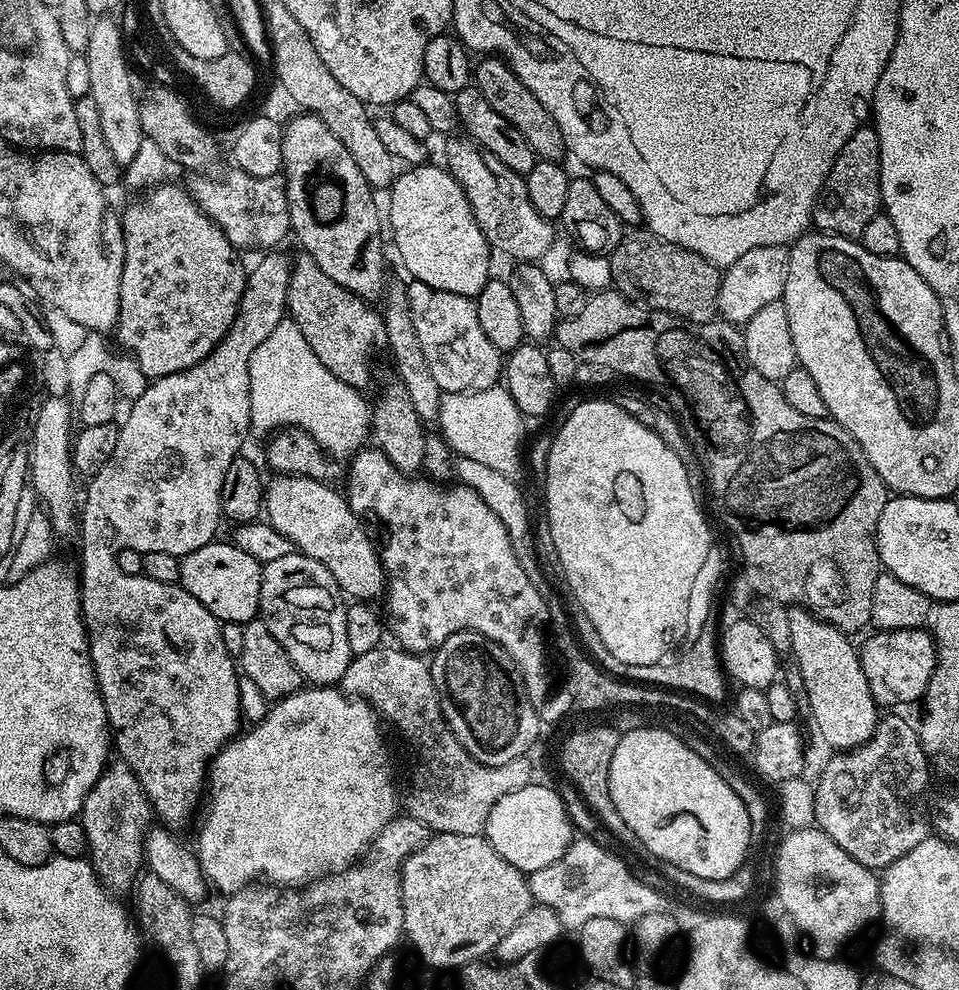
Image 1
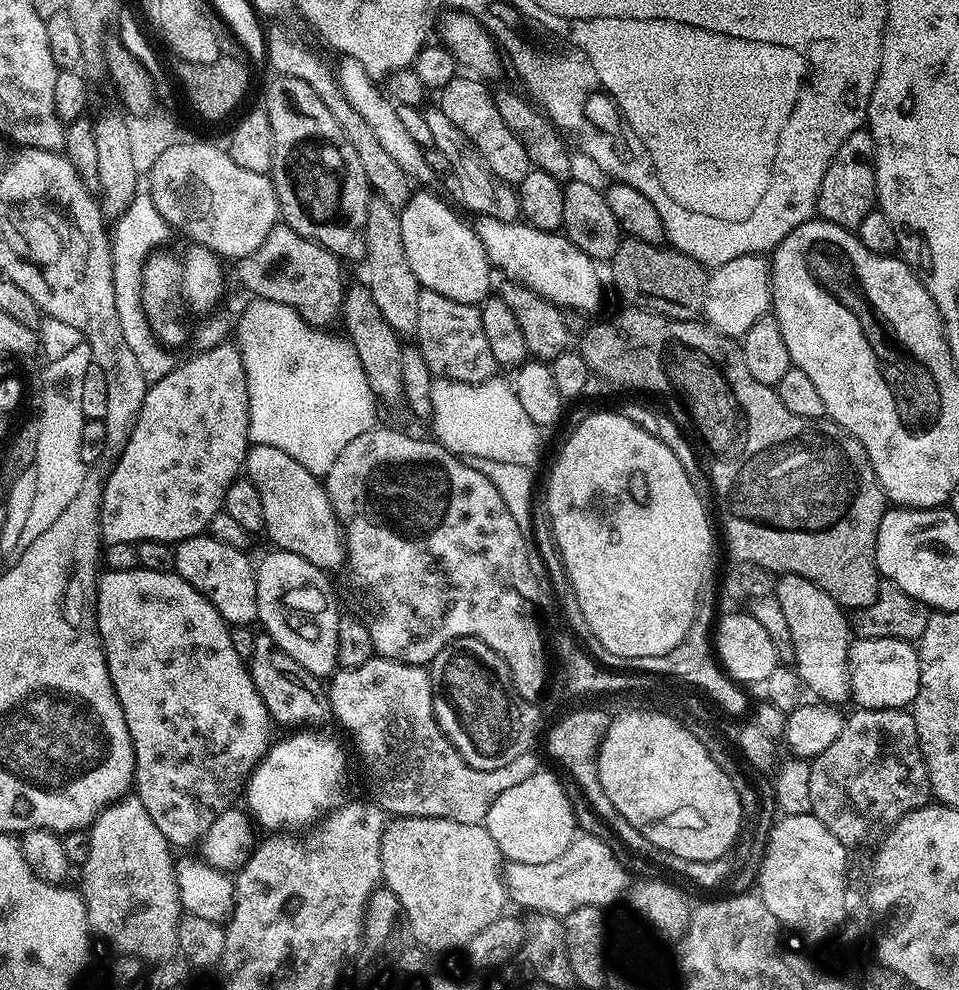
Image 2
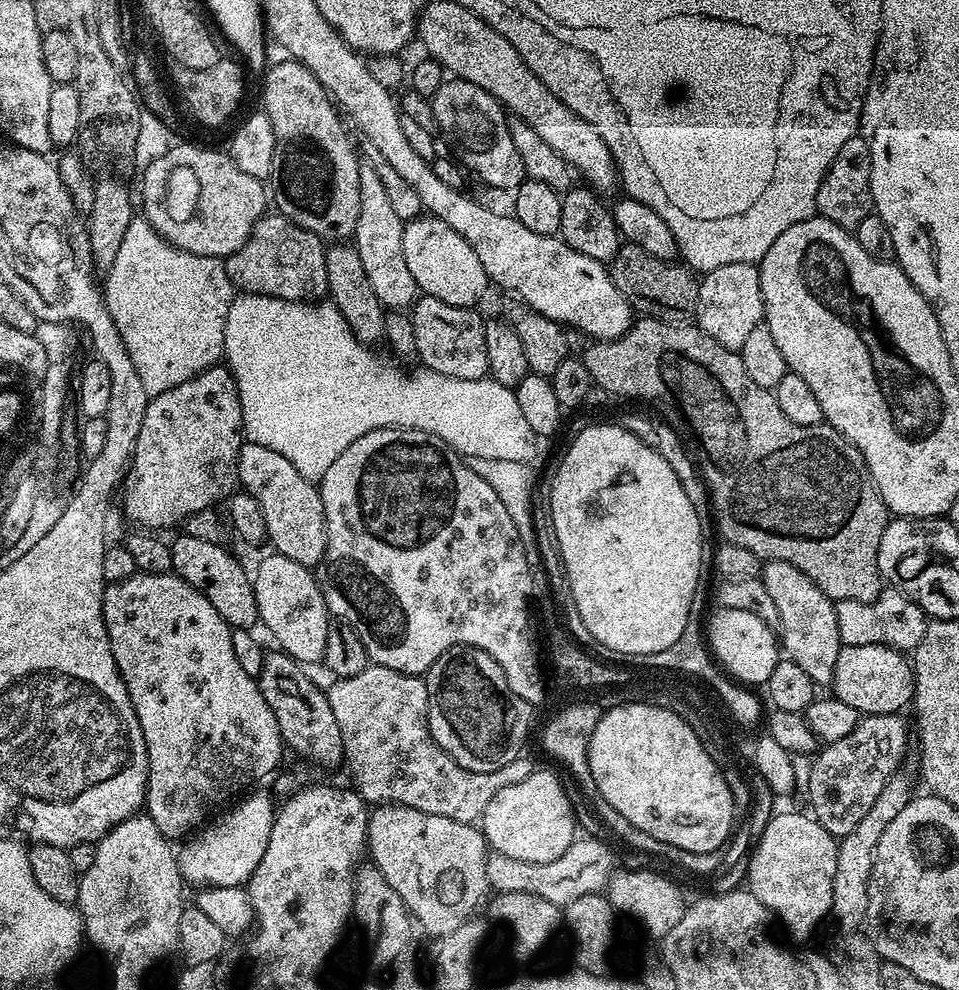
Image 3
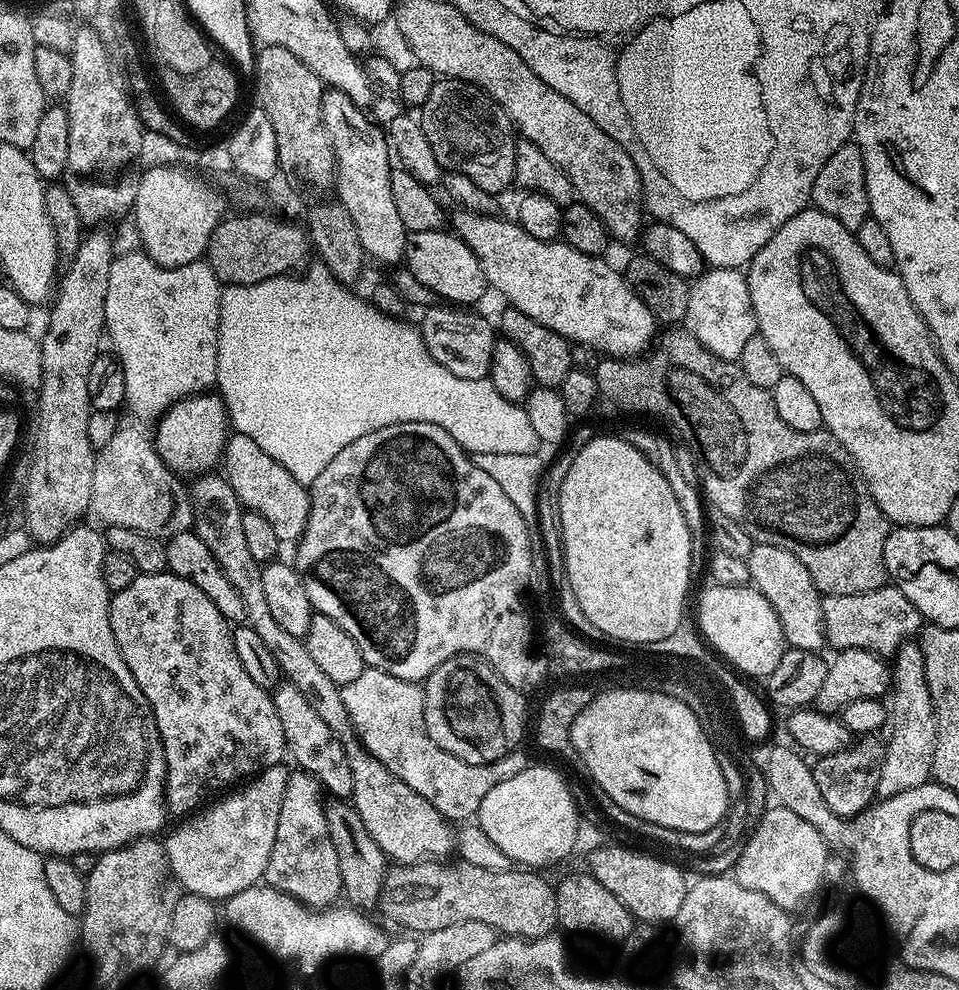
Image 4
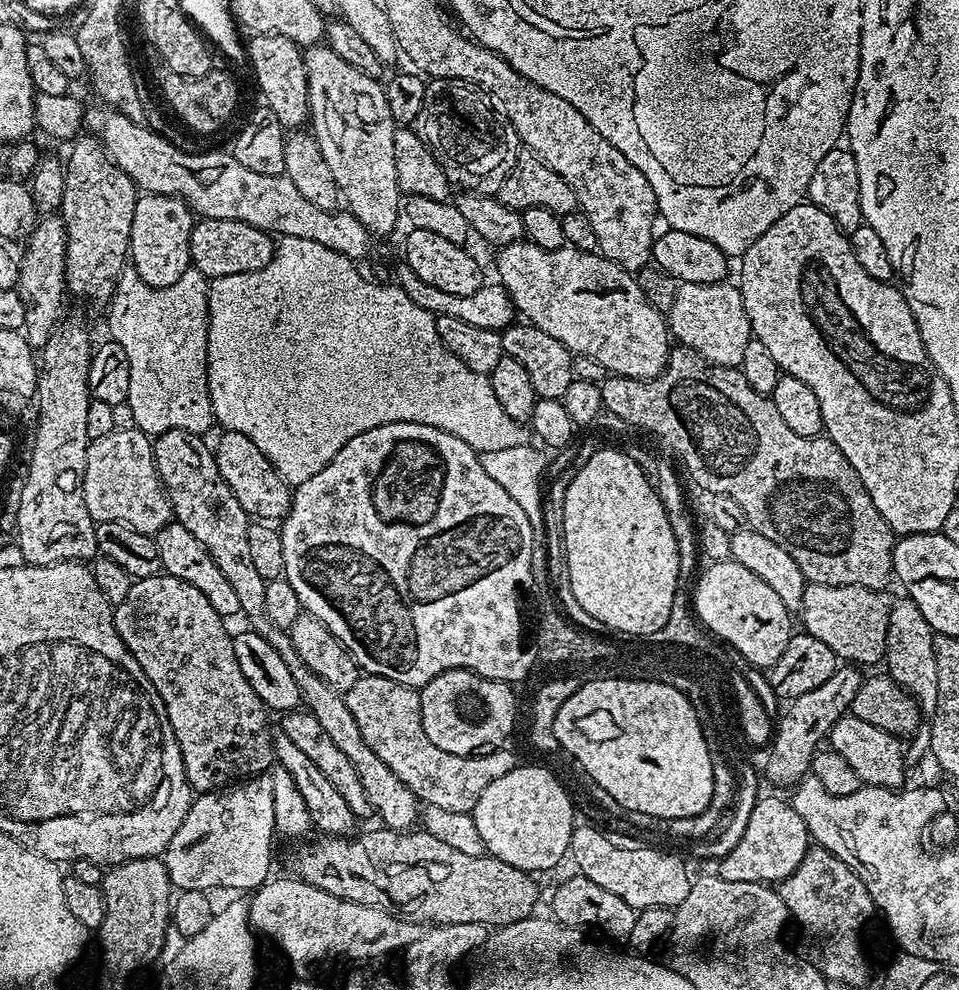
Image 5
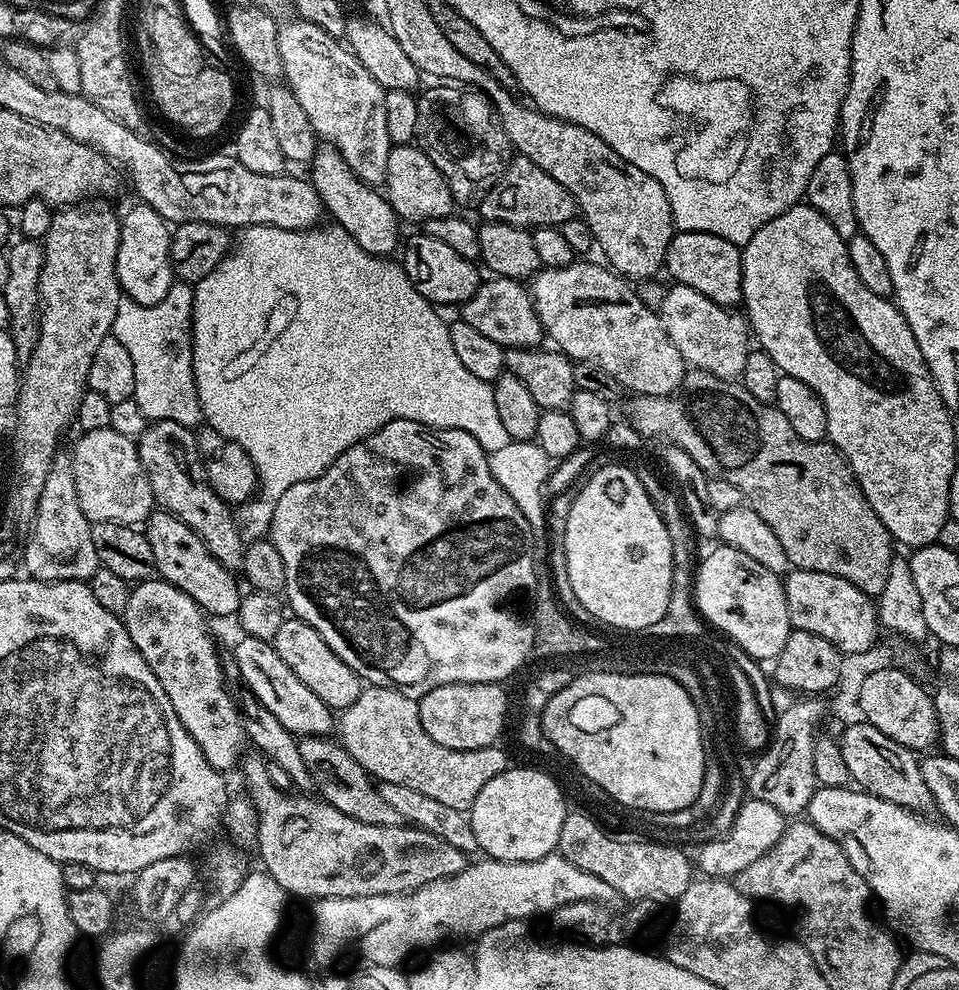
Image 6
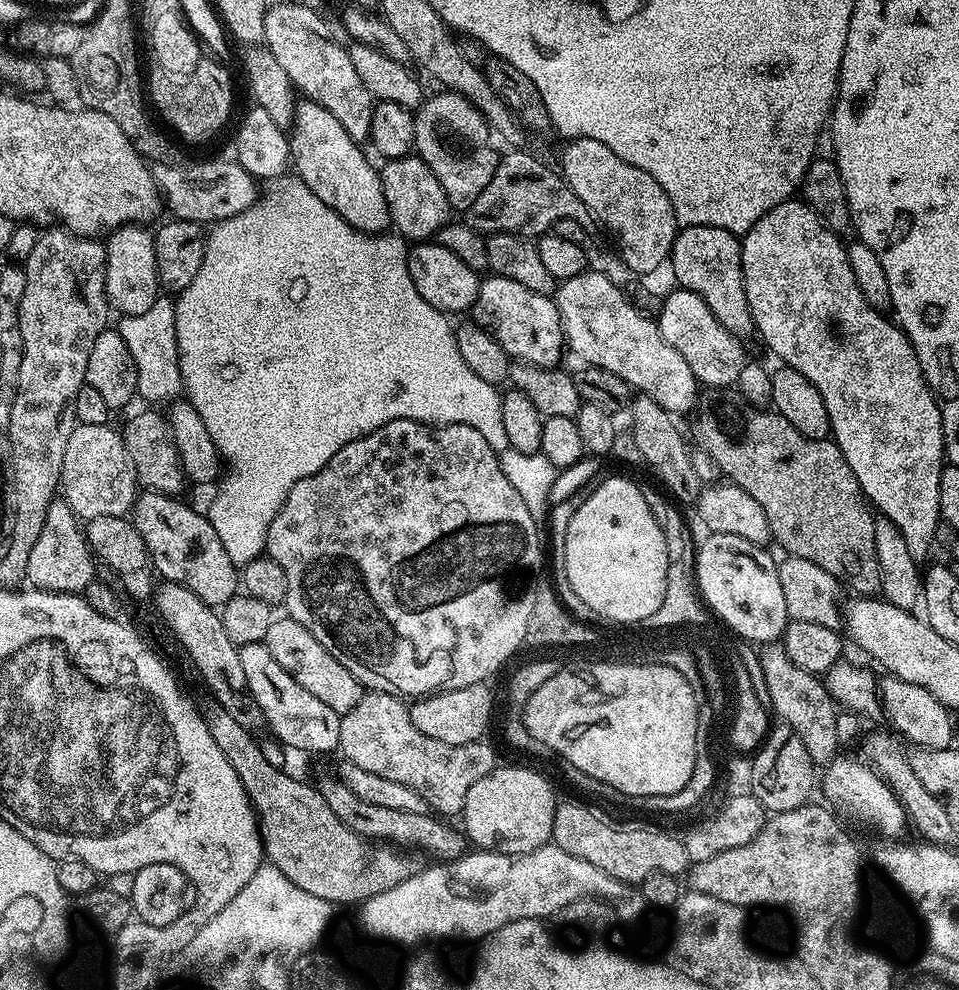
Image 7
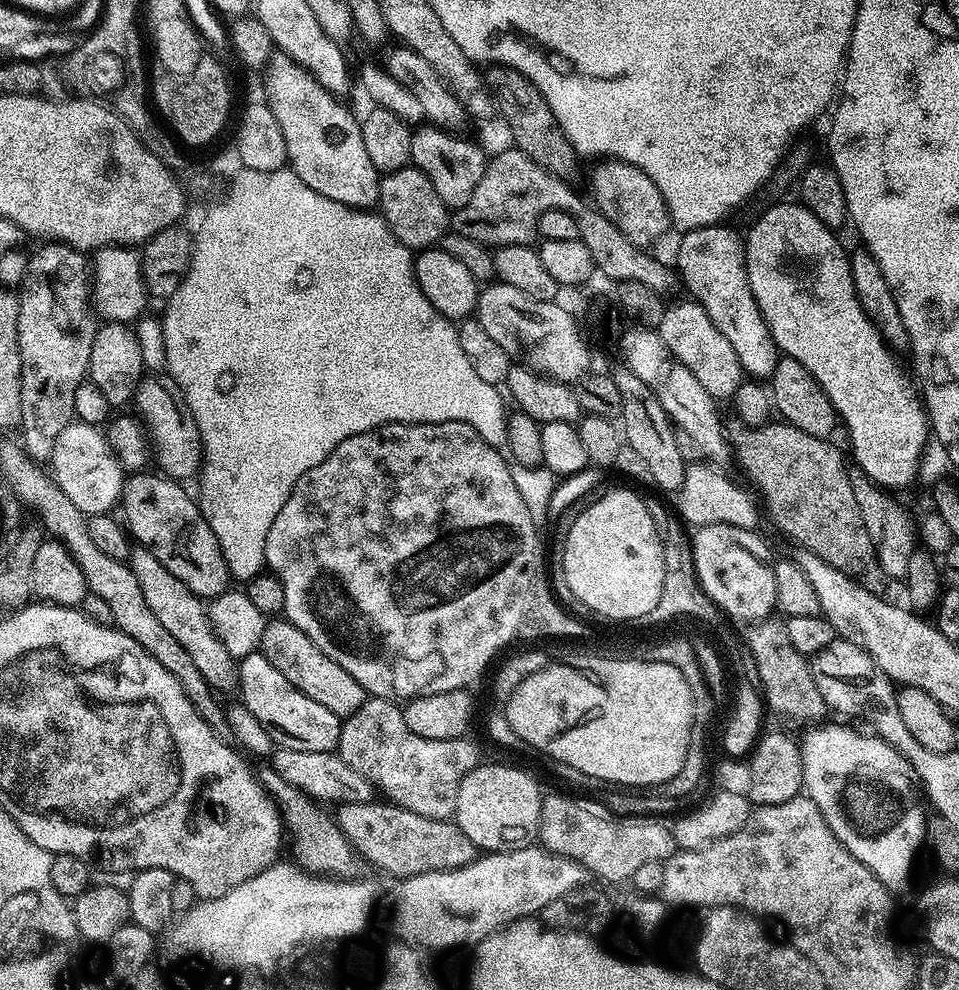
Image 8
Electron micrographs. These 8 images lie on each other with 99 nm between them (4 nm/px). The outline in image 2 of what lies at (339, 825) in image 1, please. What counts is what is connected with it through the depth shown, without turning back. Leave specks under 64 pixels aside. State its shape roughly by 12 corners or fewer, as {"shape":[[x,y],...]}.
{"shape":[[296,730],[248,773],[262,827],[300,828],[341,807],[348,756]]}

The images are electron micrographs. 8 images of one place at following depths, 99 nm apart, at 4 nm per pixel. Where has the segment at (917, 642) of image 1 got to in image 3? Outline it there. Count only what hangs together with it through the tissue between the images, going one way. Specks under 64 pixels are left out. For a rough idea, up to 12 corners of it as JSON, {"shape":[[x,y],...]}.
{"shape":[[845,644],[830,691],[903,713],[916,683],[896,648]]}

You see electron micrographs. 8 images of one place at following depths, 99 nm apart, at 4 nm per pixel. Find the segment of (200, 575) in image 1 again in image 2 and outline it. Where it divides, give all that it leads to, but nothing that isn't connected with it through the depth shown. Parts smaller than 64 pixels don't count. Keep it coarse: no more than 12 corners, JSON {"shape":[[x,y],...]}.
{"shape":[[211,534],[175,545],[175,574],[232,626],[258,620],[248,552]]}

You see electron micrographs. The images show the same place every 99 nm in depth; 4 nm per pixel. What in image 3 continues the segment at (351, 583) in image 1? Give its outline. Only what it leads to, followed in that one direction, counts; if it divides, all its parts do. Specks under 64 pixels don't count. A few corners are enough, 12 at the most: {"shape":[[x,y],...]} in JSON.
{"shape":[[246,442],[238,484],[266,514],[267,543],[319,564],[320,490],[282,454]]}

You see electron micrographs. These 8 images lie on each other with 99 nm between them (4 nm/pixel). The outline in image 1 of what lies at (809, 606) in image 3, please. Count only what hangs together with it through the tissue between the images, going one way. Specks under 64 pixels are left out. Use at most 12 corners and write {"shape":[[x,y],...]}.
{"shape":[[787,609],[791,659],[832,750],[866,743],[878,705],[857,645]]}

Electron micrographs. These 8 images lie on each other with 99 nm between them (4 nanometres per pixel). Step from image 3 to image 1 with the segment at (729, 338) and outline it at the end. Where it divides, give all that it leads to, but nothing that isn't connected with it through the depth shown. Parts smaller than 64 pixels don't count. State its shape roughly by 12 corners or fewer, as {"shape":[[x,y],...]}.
{"shape":[[758,246],[723,269],[719,315],[743,326],[781,299],[789,249]]}

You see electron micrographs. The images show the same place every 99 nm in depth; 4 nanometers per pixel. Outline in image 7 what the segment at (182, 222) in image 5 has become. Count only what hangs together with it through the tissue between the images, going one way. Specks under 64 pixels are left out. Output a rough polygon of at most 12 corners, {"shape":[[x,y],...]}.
{"shape":[[139,223],[107,237],[106,295],[120,316],[161,295],[156,237]]}

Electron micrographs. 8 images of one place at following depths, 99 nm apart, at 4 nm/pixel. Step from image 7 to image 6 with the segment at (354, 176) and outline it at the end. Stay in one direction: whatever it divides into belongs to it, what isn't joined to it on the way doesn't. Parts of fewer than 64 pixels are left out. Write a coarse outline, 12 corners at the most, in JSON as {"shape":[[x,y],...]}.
{"shape":[[331,146],[310,182],[325,213],[362,250],[391,257],[402,221]]}

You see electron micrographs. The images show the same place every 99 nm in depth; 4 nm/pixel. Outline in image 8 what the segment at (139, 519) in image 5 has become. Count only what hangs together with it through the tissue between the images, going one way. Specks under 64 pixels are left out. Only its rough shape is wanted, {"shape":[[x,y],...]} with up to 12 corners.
{"shape":[[97,425],[54,442],[52,479],[85,516],[119,505],[126,473]]}

